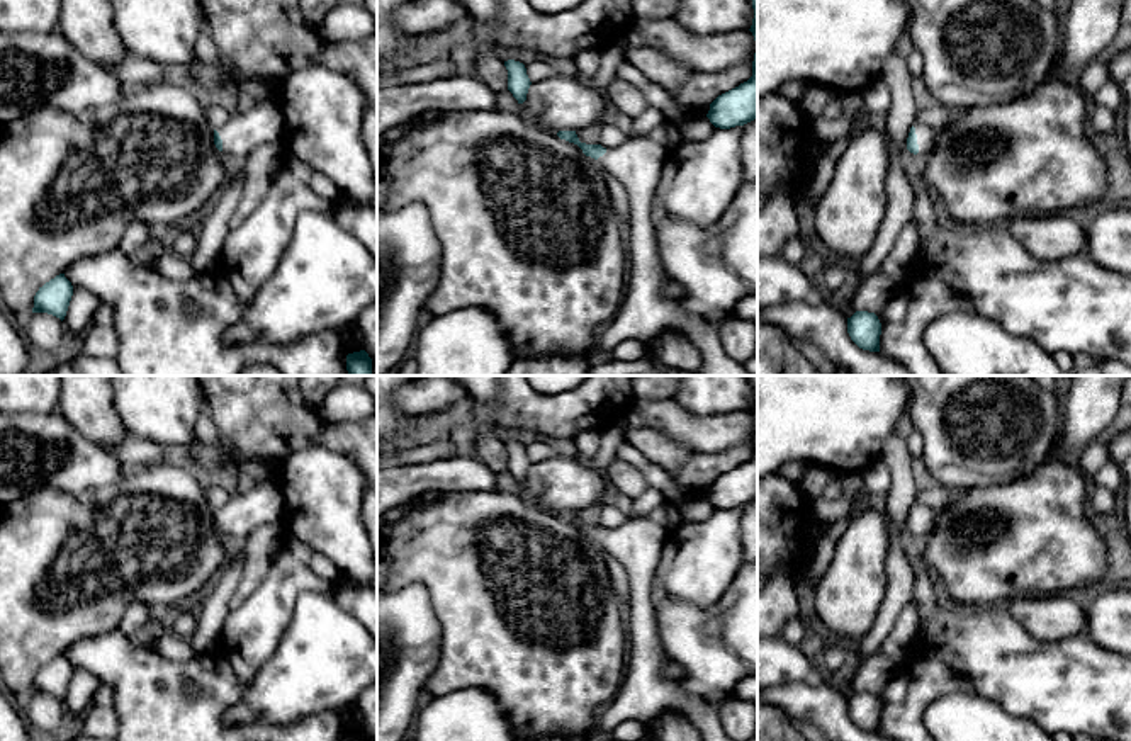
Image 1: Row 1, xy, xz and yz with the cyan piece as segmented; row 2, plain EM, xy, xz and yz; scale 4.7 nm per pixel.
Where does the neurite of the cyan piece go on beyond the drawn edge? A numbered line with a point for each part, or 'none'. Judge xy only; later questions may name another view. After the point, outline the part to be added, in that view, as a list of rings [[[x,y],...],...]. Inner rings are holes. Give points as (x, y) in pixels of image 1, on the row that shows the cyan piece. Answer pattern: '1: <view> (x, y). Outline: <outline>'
1: xy (252, 124). Outline: [[[277,100],[246,102],[236,105],[231,119],[216,131],[222,139],[222,156],[241,165],[263,144],[284,144],[284,116]]]

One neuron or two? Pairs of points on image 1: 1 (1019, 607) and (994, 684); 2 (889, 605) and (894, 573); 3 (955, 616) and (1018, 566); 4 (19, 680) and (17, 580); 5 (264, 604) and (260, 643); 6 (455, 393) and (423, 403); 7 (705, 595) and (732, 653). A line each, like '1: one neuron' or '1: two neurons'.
1: two neurons
2: one neuron
3: two neurons
4: one neuron
5: one neuron
6: one neuron
7: two neurons

